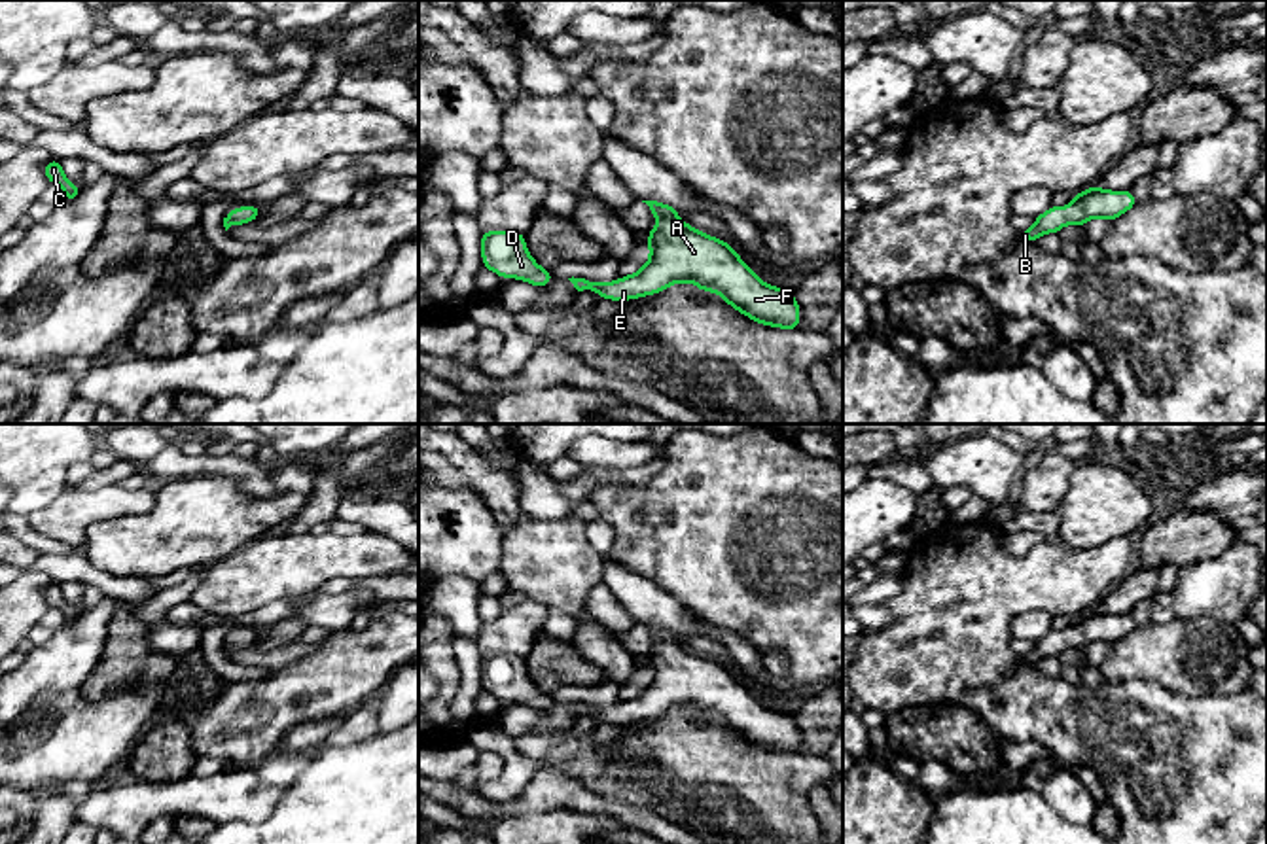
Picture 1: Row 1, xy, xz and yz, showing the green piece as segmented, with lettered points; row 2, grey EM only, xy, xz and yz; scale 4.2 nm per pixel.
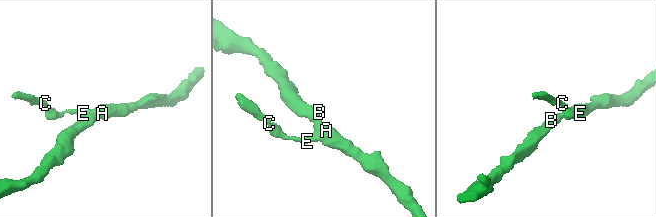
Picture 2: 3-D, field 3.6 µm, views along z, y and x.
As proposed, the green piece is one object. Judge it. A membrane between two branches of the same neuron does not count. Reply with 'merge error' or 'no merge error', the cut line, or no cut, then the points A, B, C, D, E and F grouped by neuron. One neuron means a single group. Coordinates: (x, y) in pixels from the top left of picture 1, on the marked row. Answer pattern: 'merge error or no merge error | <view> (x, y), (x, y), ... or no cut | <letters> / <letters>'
no merge error | no cut | A B C D E F

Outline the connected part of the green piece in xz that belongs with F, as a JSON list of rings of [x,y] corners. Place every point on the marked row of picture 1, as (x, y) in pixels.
[[[657,201],[642,202],[659,221],[648,233],[648,263],[616,282],[568,278],[578,291],[593,290],[602,299],[629,301],[691,282],[703,291],[718,293],[758,324],[797,331],[801,312],[794,291],[761,282],[725,240],[680,221],[676,208]]]

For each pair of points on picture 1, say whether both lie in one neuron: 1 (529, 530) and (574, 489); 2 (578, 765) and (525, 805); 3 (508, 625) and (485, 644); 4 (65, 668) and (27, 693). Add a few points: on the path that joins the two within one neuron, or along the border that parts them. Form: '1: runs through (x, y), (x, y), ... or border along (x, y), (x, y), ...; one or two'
1: border along (523, 511), (535, 517), (565, 517); two
2: border along (540, 763), (559, 765), (603, 799); two
3: runs through (502, 631), (491, 640); one
4: runs through (55, 668), (36, 684); one

